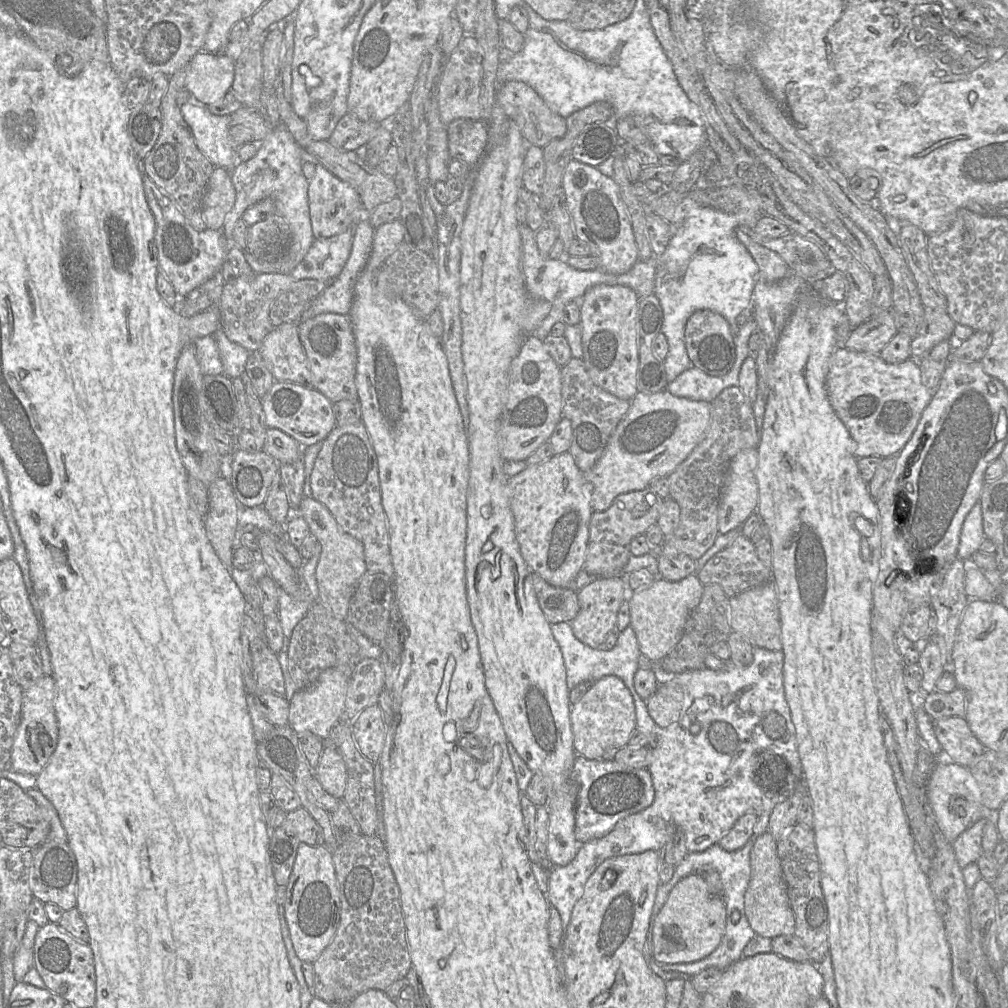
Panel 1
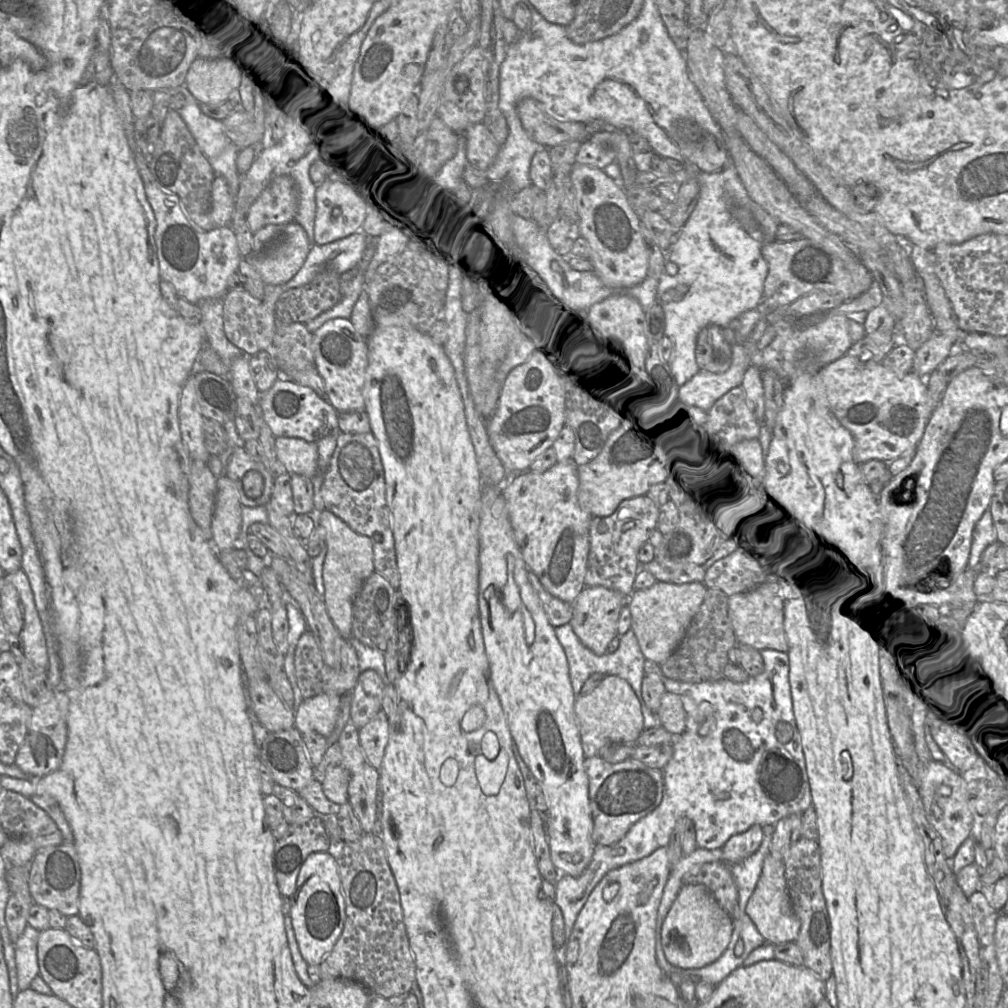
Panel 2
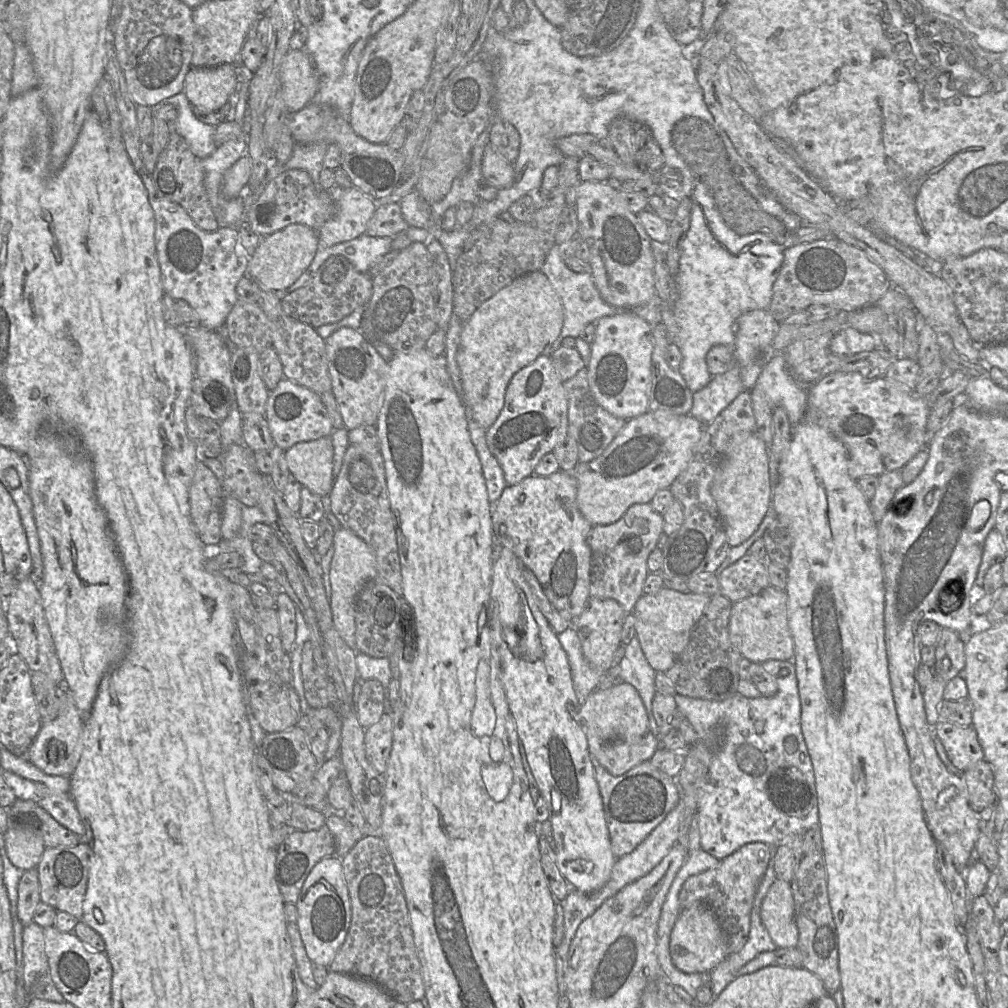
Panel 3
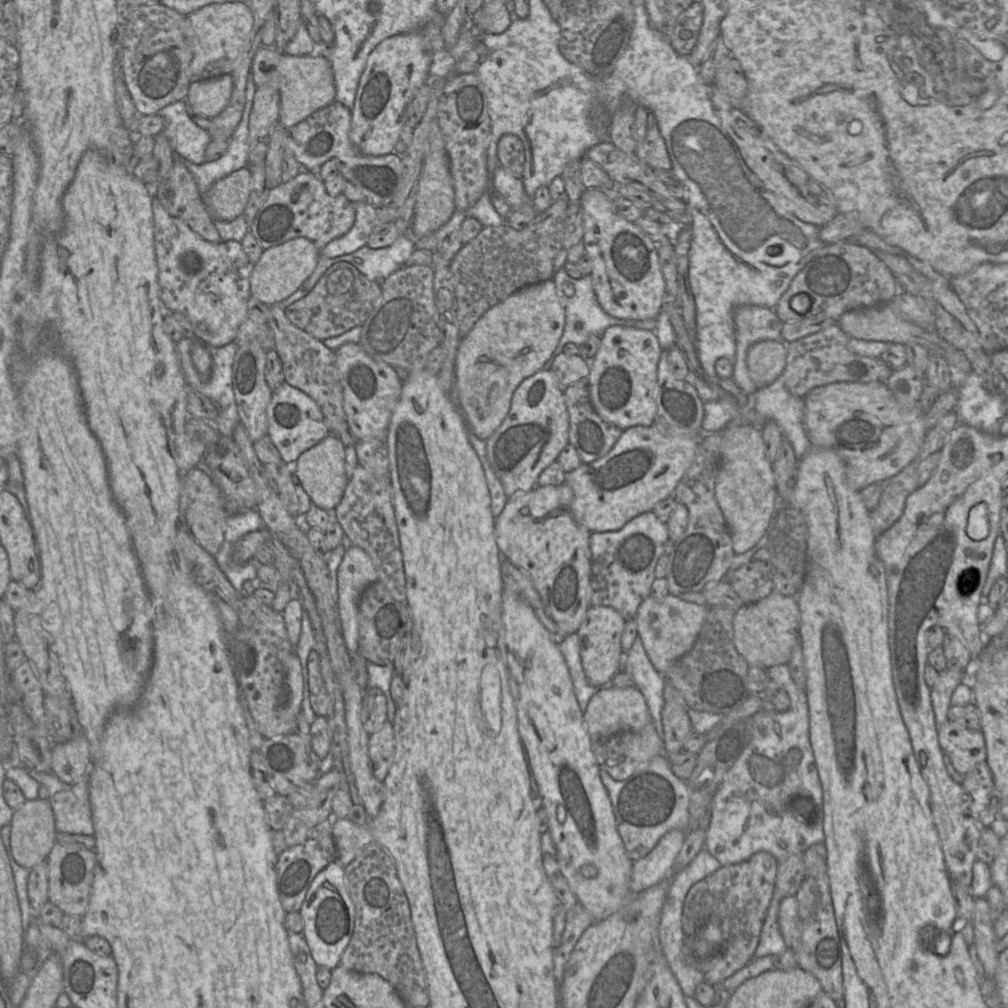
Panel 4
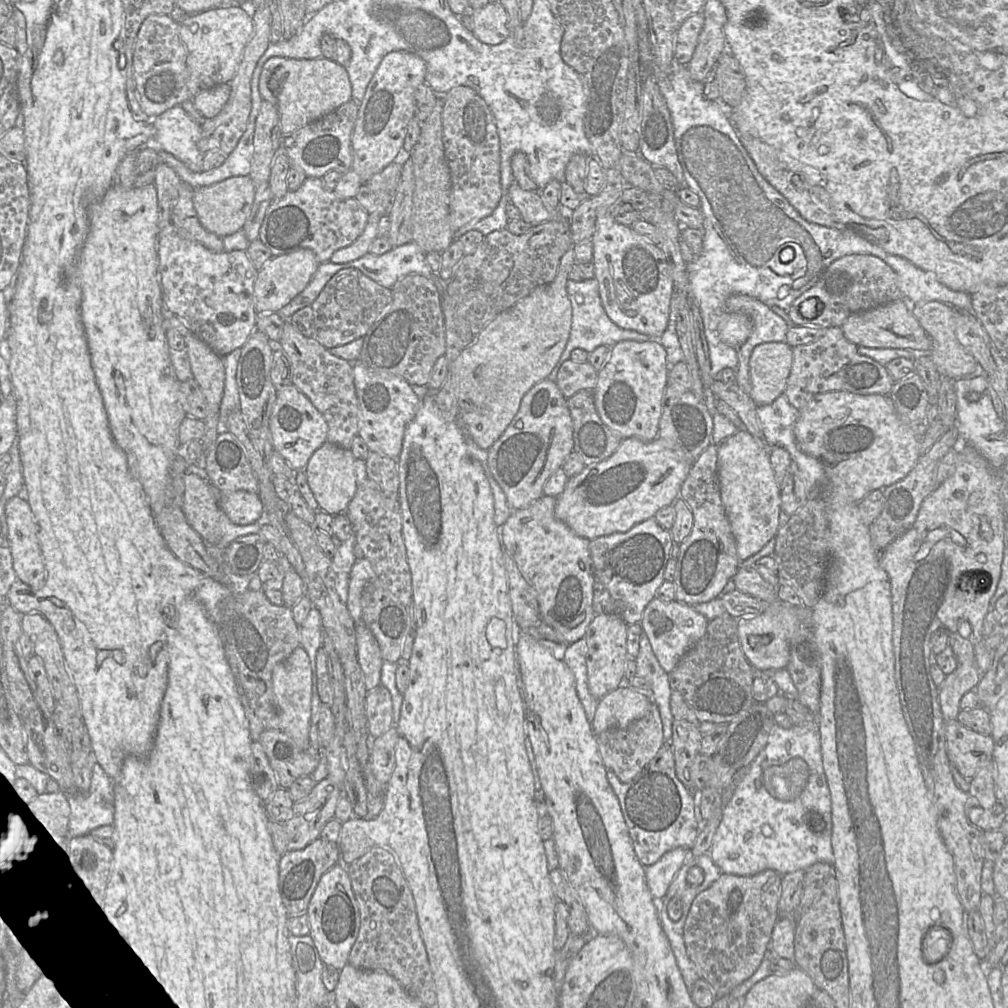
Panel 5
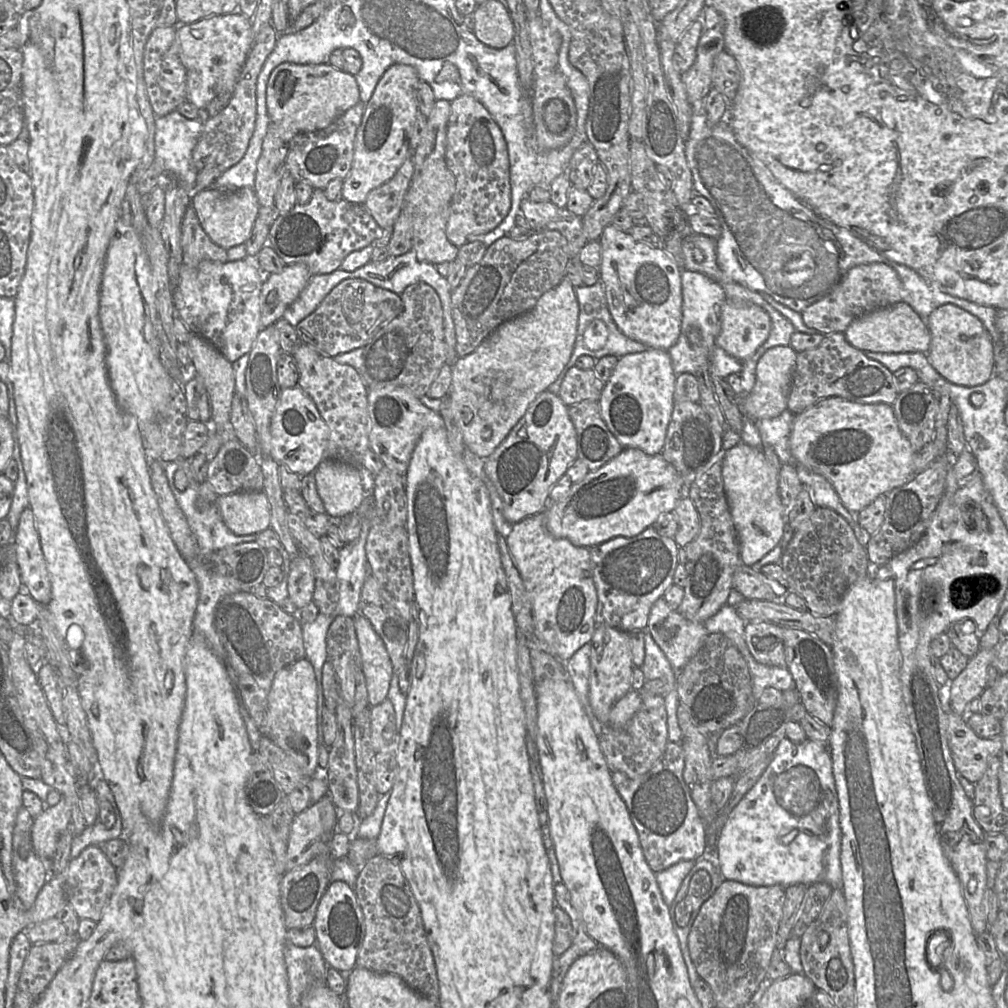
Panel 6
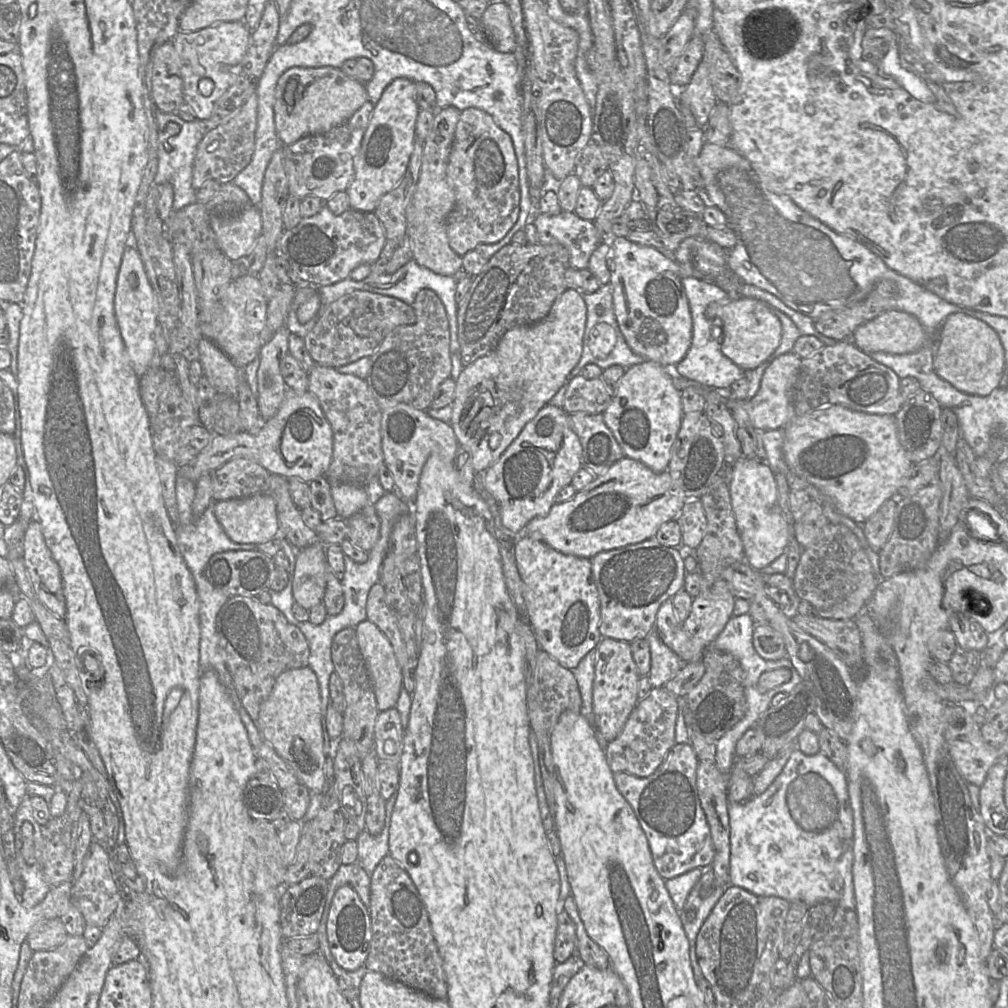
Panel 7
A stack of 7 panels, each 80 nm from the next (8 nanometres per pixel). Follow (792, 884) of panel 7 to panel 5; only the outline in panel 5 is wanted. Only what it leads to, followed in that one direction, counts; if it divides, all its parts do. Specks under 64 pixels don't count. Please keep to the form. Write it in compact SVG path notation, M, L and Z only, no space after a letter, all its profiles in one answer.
M817 722L790 728L776 724L764 748L734 785L730 800L722 806L722 818L708 853L723 873L750 876L772 869L783 875L805 870L817 862L833 865L831 833L831 797L822 764Z

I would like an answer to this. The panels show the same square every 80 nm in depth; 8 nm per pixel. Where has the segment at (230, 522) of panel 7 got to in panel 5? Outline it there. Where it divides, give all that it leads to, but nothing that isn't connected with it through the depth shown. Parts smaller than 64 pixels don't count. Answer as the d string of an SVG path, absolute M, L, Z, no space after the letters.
M246 491L219 493L219 505L226 516L238 525L258 522L265 513L258 493Z

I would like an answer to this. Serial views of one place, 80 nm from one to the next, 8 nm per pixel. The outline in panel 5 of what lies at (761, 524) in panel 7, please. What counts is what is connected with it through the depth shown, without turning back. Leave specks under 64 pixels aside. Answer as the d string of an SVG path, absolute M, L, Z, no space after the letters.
M738 429L718 446L721 500L741 561L759 552L780 529L781 498L766 446L746 429Z

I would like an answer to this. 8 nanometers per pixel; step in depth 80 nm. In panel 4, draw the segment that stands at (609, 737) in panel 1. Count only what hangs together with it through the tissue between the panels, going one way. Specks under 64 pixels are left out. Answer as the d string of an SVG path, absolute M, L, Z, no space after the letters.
M605 686L599 688L589 700L583 716L592 742L622 731L640 731L651 722L646 700L637 687Z

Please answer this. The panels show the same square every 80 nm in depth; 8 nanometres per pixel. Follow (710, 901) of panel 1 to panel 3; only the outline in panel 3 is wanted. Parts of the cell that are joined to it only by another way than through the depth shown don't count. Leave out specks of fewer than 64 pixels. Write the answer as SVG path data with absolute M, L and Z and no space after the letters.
M698 902L680 911L670 936L669 952L676 968L685 973L708 975L727 956L727 935L715 912Z

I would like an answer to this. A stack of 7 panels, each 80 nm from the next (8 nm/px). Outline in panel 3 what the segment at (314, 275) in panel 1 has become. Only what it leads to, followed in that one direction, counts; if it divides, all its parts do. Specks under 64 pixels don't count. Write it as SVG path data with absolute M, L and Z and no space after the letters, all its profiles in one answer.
M367 234L327 249L318 248L310 266L286 291L289 294L306 286L331 257L344 257L356 271L368 274L390 252L391 238L370 237Z

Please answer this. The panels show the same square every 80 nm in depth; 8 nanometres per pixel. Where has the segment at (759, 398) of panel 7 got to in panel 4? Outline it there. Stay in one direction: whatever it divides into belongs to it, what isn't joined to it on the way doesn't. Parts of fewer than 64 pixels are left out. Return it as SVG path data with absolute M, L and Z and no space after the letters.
M782 340L760 341L749 348L747 367L758 389L773 383L782 375L786 357L787 347Z

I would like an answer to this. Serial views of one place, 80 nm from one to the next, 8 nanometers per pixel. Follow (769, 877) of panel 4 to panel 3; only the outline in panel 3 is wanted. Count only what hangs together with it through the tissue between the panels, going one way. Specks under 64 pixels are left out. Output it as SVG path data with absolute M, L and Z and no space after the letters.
M763 842L748 843L720 861L720 864L717 867L690 876L684 882L680 890L679 904L681 910L692 906L695 903L703 902L715 912L727 935L727 955L740 952L748 939L754 898L757 892L758 884L771 863L773 849L774 848L766 845Z

